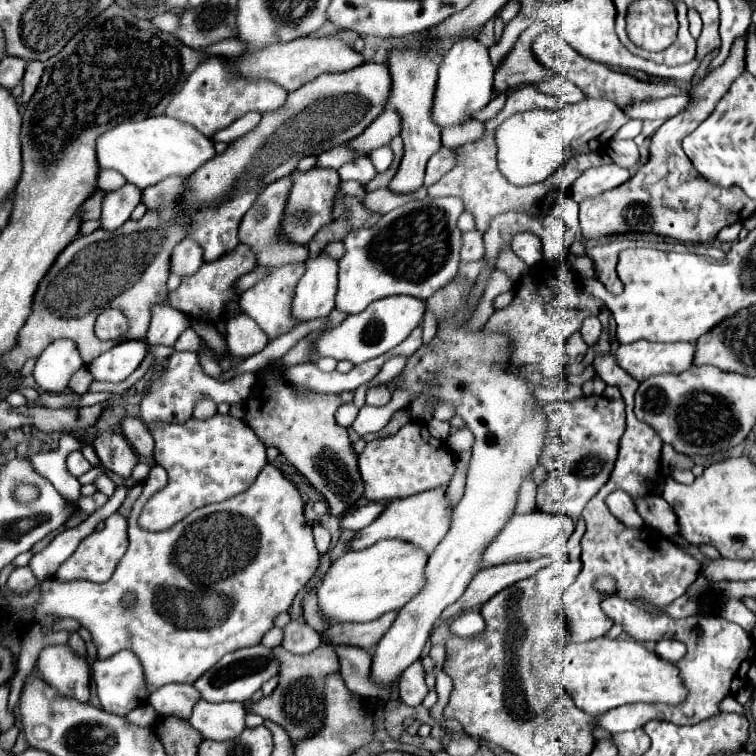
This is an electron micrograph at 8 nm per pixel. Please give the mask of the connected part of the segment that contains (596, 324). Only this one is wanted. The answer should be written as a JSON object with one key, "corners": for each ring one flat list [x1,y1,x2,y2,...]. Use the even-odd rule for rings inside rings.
{"corners":[[592,317,592,319,586,319,584,321,584,327,580,329,580,335,582,339,586,341,586,345,596,345,598,339,600,339,600,333,602,333,602,323,598,321,598,317]]}

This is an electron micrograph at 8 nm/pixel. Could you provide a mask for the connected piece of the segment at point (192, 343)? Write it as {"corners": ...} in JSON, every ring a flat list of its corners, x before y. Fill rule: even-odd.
{"corners":[[194,329,184,331,184,333,178,337,176,345,174,345,176,351,194,351,194,353,198,353,200,347,202,347,202,341,200,341,200,337,196,335]]}

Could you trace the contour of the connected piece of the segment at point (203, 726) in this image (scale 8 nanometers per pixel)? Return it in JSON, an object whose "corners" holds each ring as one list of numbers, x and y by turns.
{"corners":[[200,699,192,711,190,725,200,731,204,739,234,739,244,731,246,723,246,707,242,703,224,701,224,703,210,703]]}

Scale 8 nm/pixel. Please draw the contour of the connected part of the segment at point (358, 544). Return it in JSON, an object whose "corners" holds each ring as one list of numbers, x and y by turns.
{"corners":[[436,487,420,495,412,495,408,499,390,501,384,513,374,523,370,523,368,527,356,533,356,537,352,539,352,549,366,549,382,539,404,539,432,553,436,545,446,537,450,529,450,521,452,521,452,507,446,499,446,487]]}

